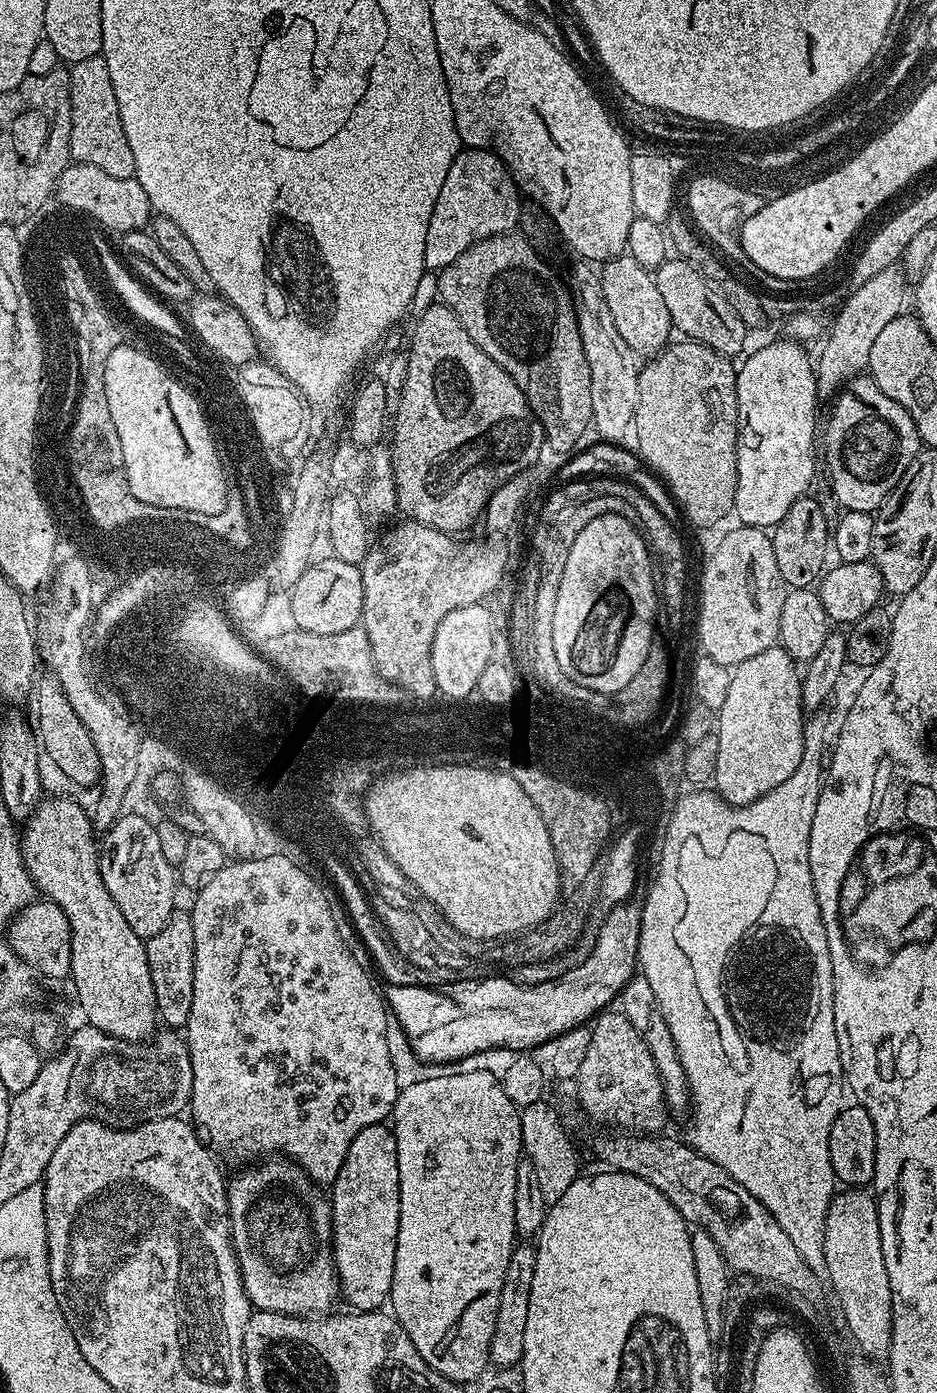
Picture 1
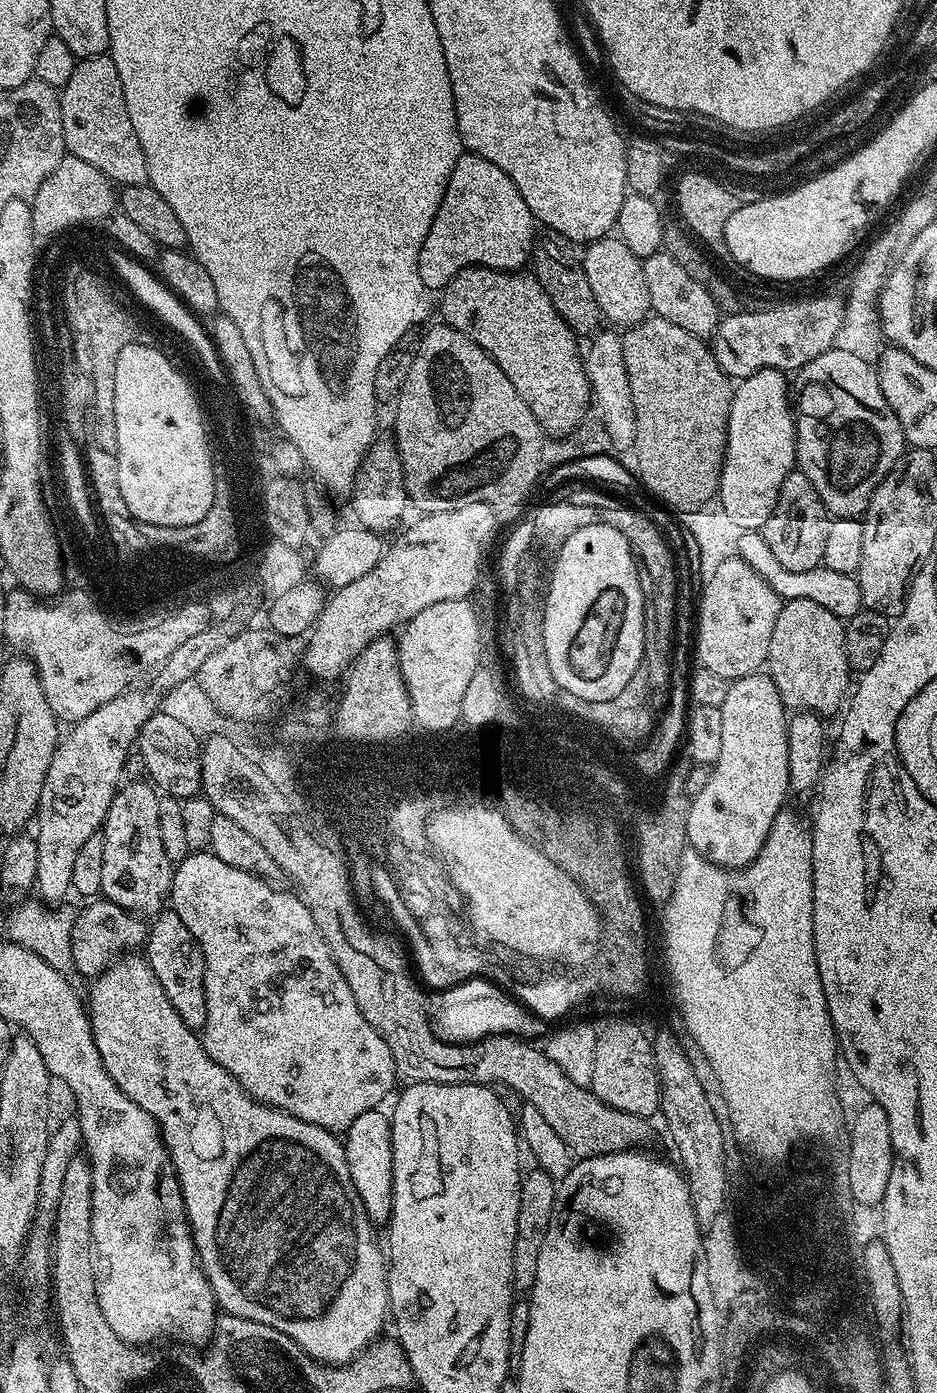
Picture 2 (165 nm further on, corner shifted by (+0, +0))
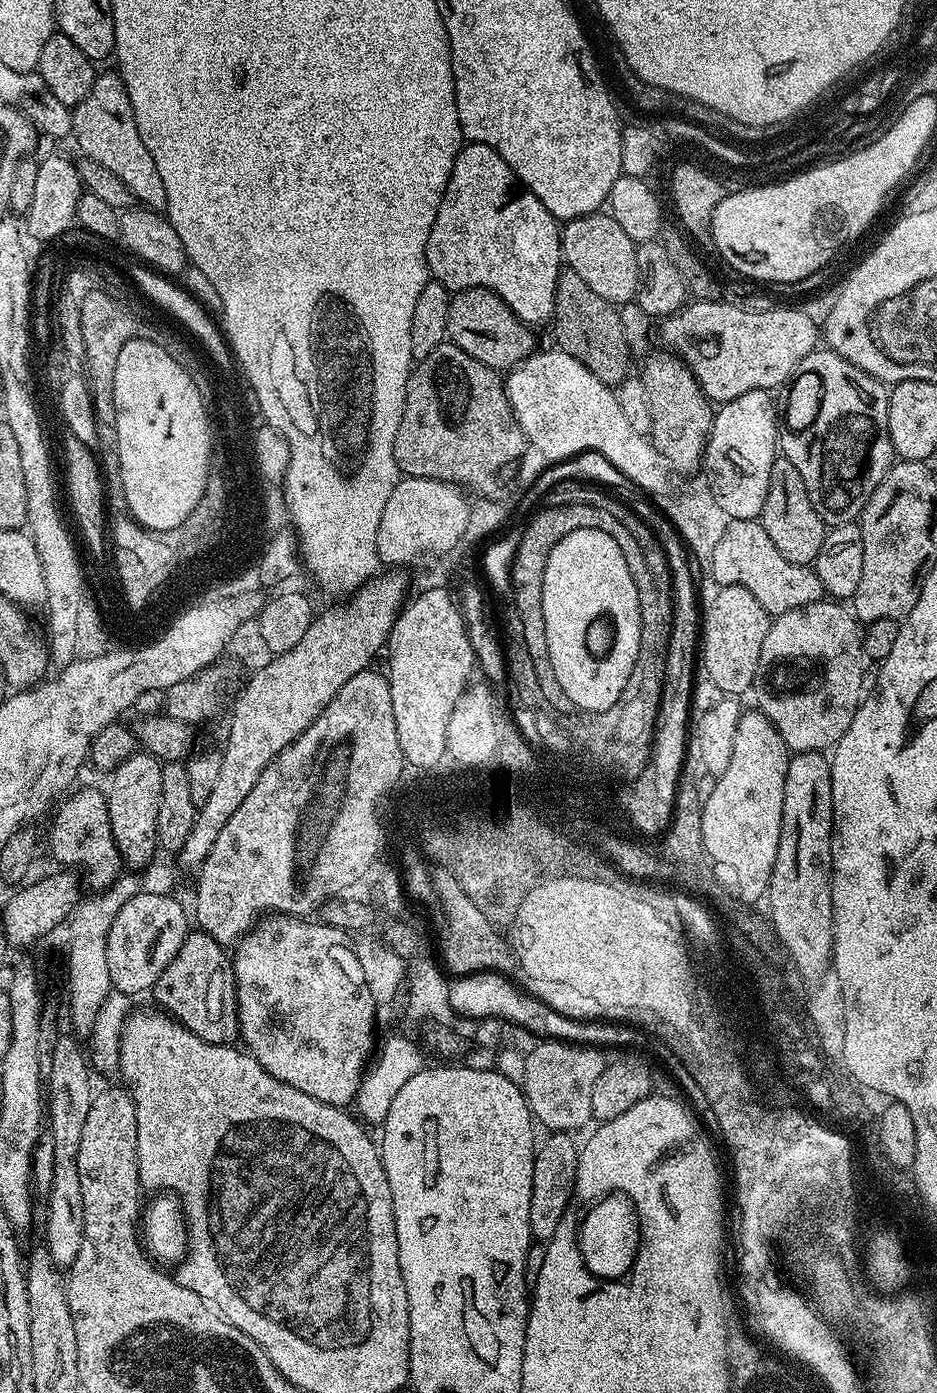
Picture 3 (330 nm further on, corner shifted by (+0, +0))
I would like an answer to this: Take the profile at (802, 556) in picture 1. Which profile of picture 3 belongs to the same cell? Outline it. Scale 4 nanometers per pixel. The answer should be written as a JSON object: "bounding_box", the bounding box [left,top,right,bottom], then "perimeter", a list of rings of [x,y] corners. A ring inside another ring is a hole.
{"bounding_box":[758,458,826,565],"perimeter":[[[777,458],[774,462],[770,470],[770,486],[766,494],[766,502],[758,519],[766,534],[770,534],[770,542],[774,542],[778,554],[782,554],[786,562],[811,565],[822,550],[826,525],[818,510],[814,510],[810,502],[810,494],[806,494],[806,482],[802,482],[802,474],[798,474],[794,462],[783,458]]]}

